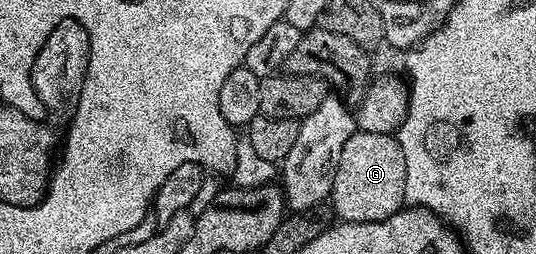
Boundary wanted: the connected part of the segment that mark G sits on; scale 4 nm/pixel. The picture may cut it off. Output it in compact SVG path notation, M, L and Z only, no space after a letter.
M356 130L345 143L332 175L334 181L329 205L340 222L372 223L387 220L406 204L405 153L394 134Z

